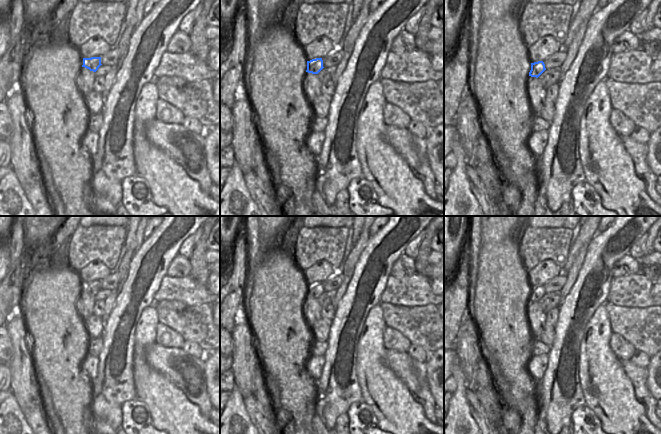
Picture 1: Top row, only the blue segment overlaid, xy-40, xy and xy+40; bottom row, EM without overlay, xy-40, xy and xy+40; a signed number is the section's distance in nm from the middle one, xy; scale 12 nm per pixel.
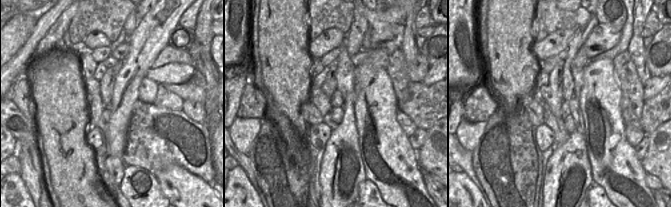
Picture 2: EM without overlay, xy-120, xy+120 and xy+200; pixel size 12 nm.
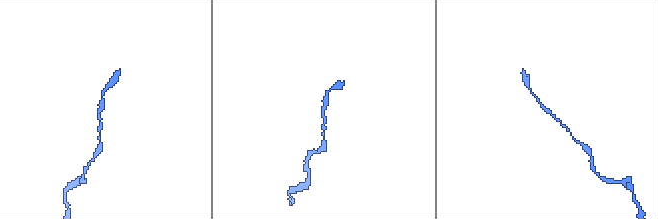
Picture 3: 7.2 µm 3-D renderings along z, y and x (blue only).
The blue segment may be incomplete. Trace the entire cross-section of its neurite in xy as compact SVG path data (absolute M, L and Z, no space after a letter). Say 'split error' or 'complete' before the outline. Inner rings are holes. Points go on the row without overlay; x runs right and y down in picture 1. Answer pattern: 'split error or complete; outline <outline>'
complete; outline M322 282L312 283L307 285L307 294L306 296L312 298L318 298L323 293L323 284Z

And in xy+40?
complete; outline M543 285L531 287L531 294L529 300L538 302L546 294Z

